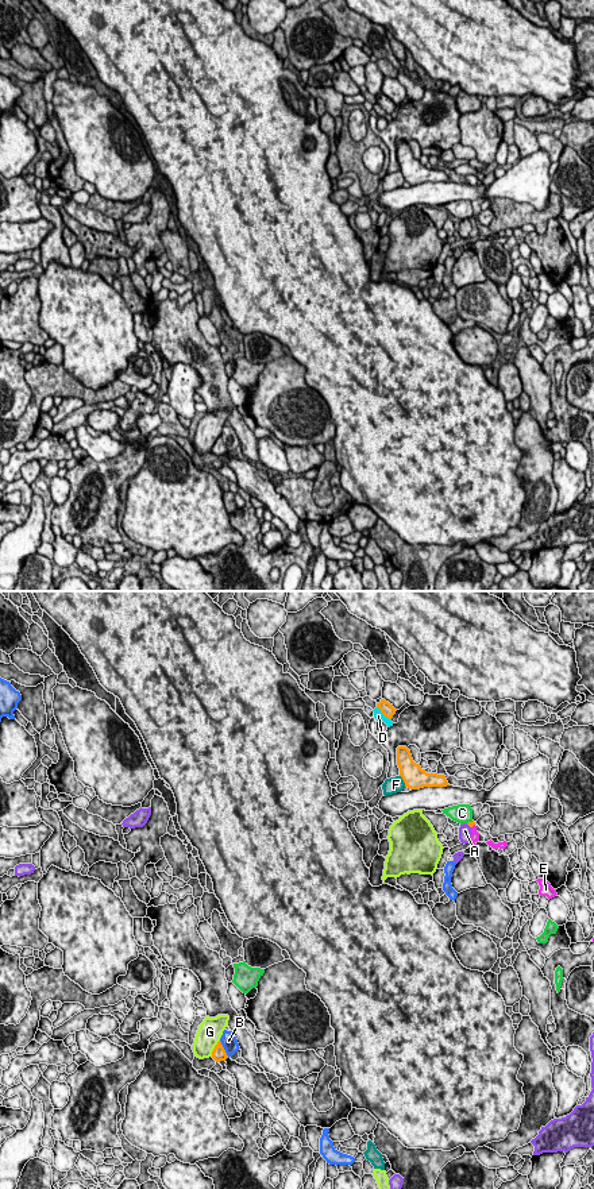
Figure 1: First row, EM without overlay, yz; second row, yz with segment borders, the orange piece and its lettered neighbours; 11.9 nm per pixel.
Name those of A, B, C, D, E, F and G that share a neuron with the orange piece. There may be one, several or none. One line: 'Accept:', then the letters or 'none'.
Accept: E

